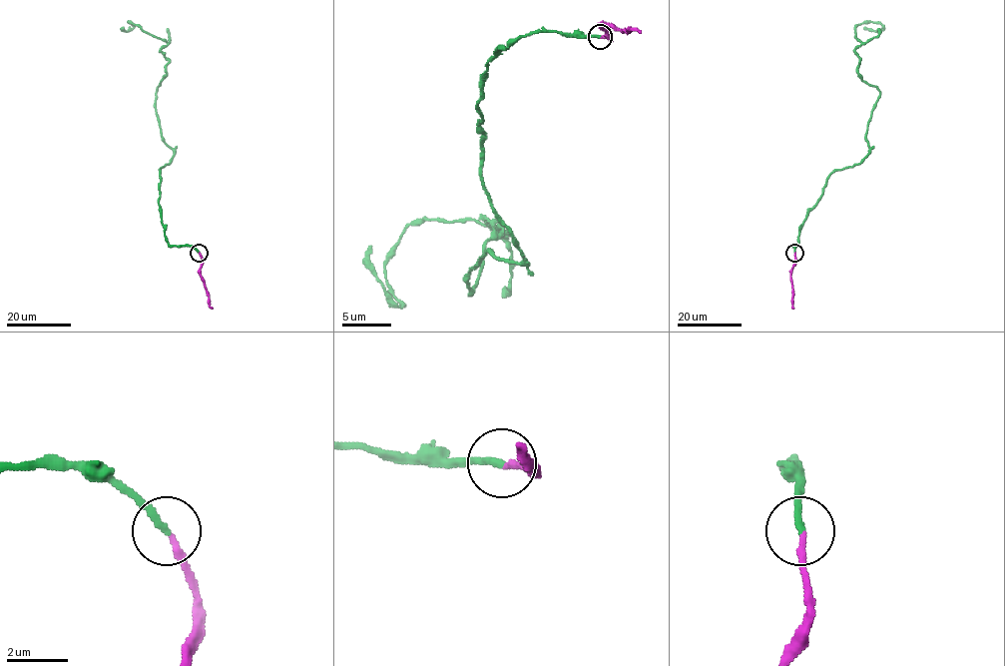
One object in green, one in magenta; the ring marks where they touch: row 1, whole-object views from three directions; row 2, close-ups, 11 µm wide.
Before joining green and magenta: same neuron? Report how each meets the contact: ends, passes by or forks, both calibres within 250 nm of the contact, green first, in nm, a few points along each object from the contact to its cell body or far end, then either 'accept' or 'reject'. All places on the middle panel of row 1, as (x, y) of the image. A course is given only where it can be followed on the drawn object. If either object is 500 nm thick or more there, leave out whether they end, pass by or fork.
green ends; magenta ends; calibres 240 and 200 nm; course green (600, 36), (487, 60), (521, 264), (487, 252), (470, 293), (511, 232), (416, 220), (401, 305), (372, 247); course magenta (600, 38), (609, 38), (602, 28), (607, 24), (622, 31), (641, 33); accept

